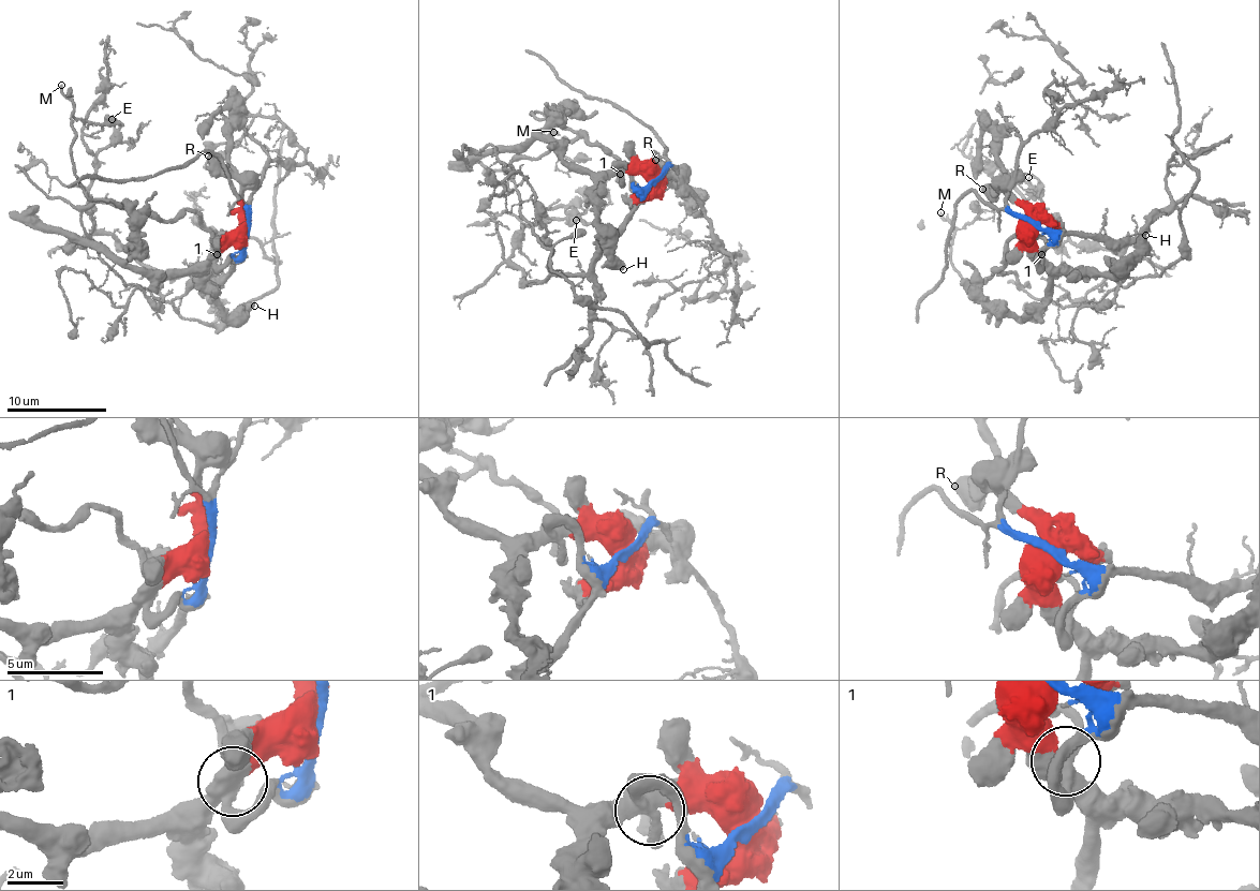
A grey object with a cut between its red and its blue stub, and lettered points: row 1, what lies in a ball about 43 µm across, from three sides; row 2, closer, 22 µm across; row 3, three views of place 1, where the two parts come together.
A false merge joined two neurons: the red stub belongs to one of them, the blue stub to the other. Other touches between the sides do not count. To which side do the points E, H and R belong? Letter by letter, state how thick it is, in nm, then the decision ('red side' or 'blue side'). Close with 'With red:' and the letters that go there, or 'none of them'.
E: 130 nm thick; blue side
H: 500 nm thick; red side
R: 550 nm thick; red side
With red: H, R

